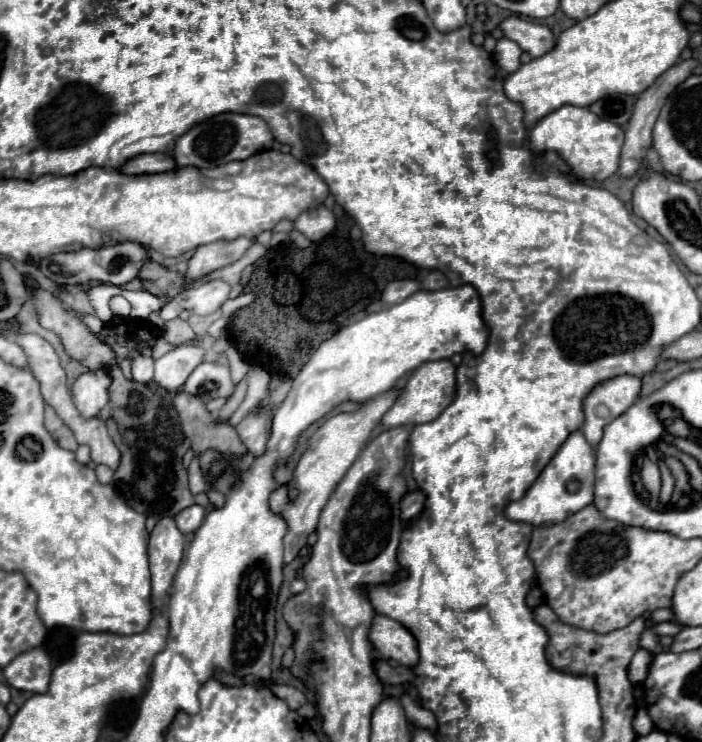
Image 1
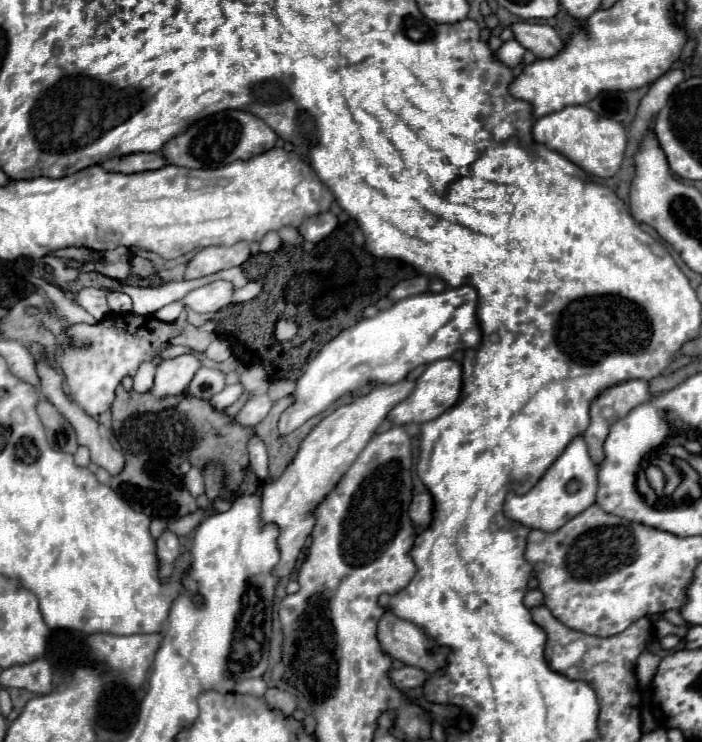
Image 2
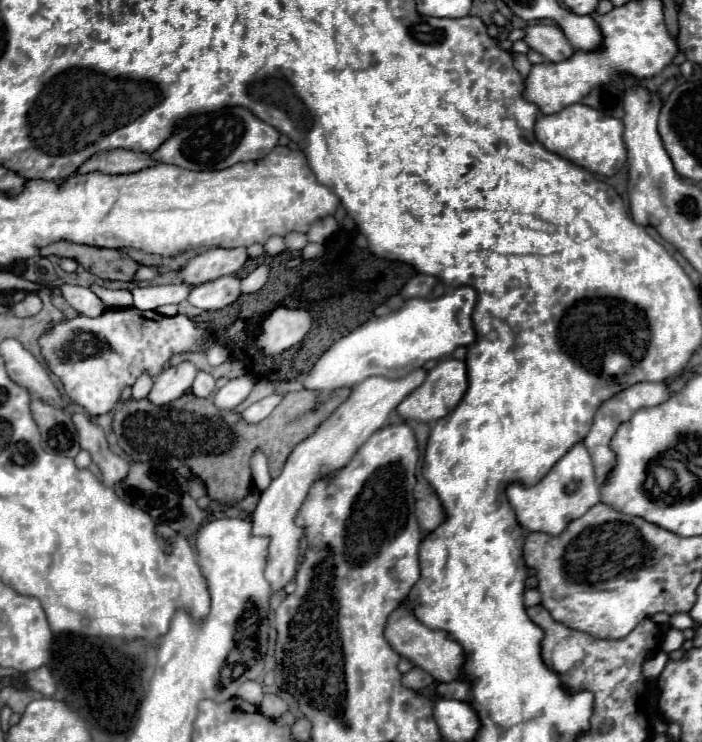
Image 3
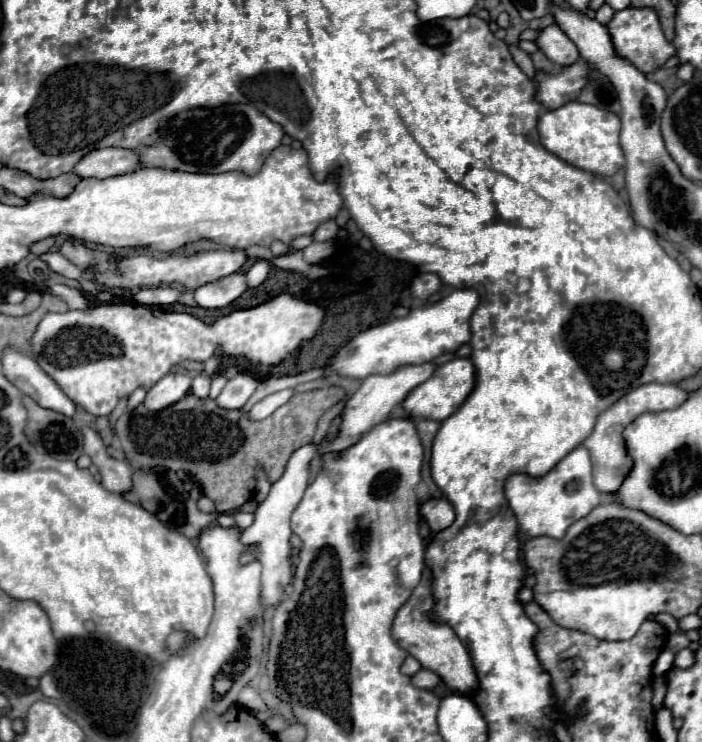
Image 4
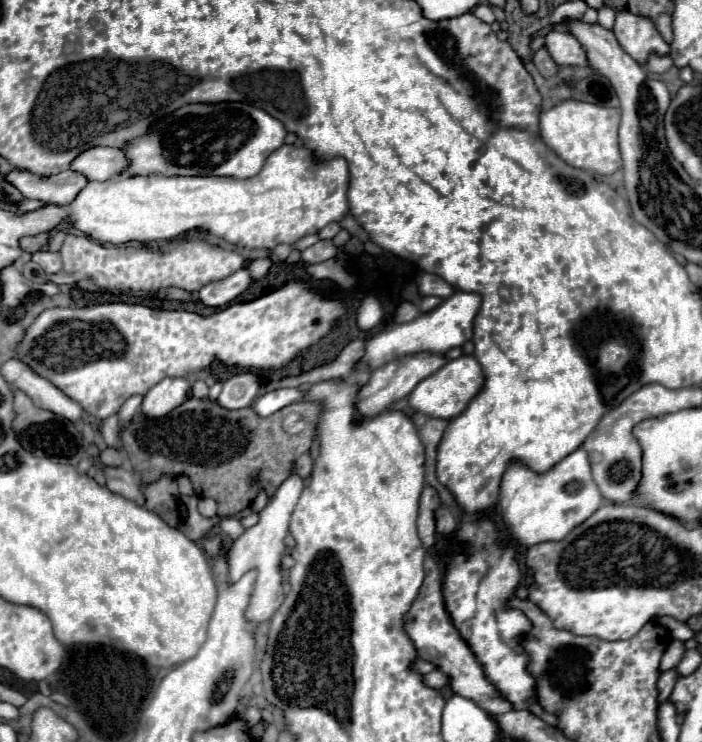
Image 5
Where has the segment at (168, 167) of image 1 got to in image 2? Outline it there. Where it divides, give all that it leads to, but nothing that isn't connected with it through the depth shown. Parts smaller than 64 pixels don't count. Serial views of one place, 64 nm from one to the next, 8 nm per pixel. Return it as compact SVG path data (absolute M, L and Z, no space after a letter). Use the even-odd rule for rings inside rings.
M130 154L124 158L110 158L102 164L104 170L110 172L122 172L122 174L136 174L136 172L146 172L146 170L158 170L164 168L168 162L162 154Z

